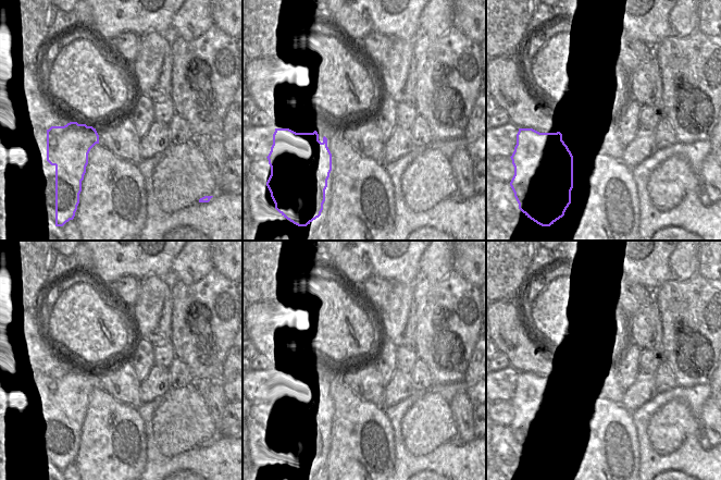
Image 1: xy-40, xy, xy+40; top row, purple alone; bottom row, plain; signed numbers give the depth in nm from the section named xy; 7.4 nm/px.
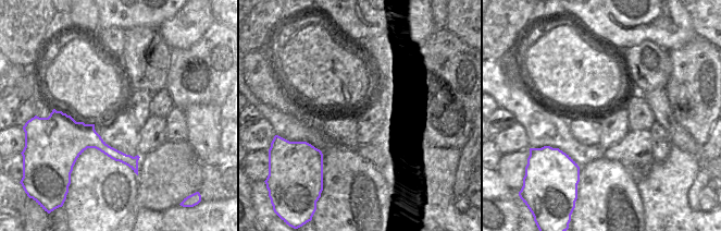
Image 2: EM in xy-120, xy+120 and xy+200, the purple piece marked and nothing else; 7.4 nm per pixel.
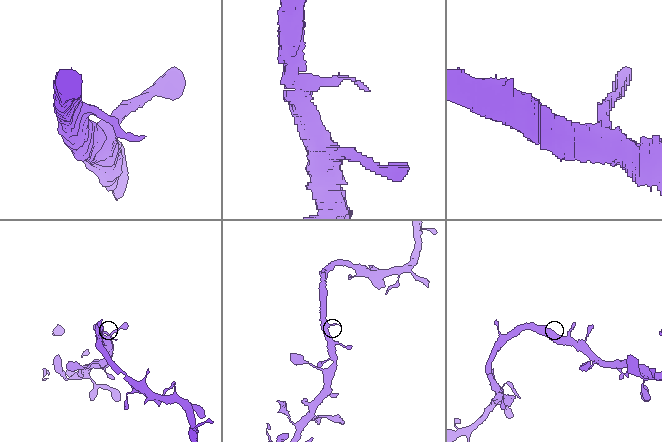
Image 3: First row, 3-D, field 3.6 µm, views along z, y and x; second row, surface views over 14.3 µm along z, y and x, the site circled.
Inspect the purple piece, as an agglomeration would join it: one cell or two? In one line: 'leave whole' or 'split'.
leave whole

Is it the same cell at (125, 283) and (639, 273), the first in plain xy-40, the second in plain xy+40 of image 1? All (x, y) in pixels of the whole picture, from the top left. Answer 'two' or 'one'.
two

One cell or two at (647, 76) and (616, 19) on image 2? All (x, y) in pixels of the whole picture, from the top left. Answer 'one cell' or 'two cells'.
two cells

